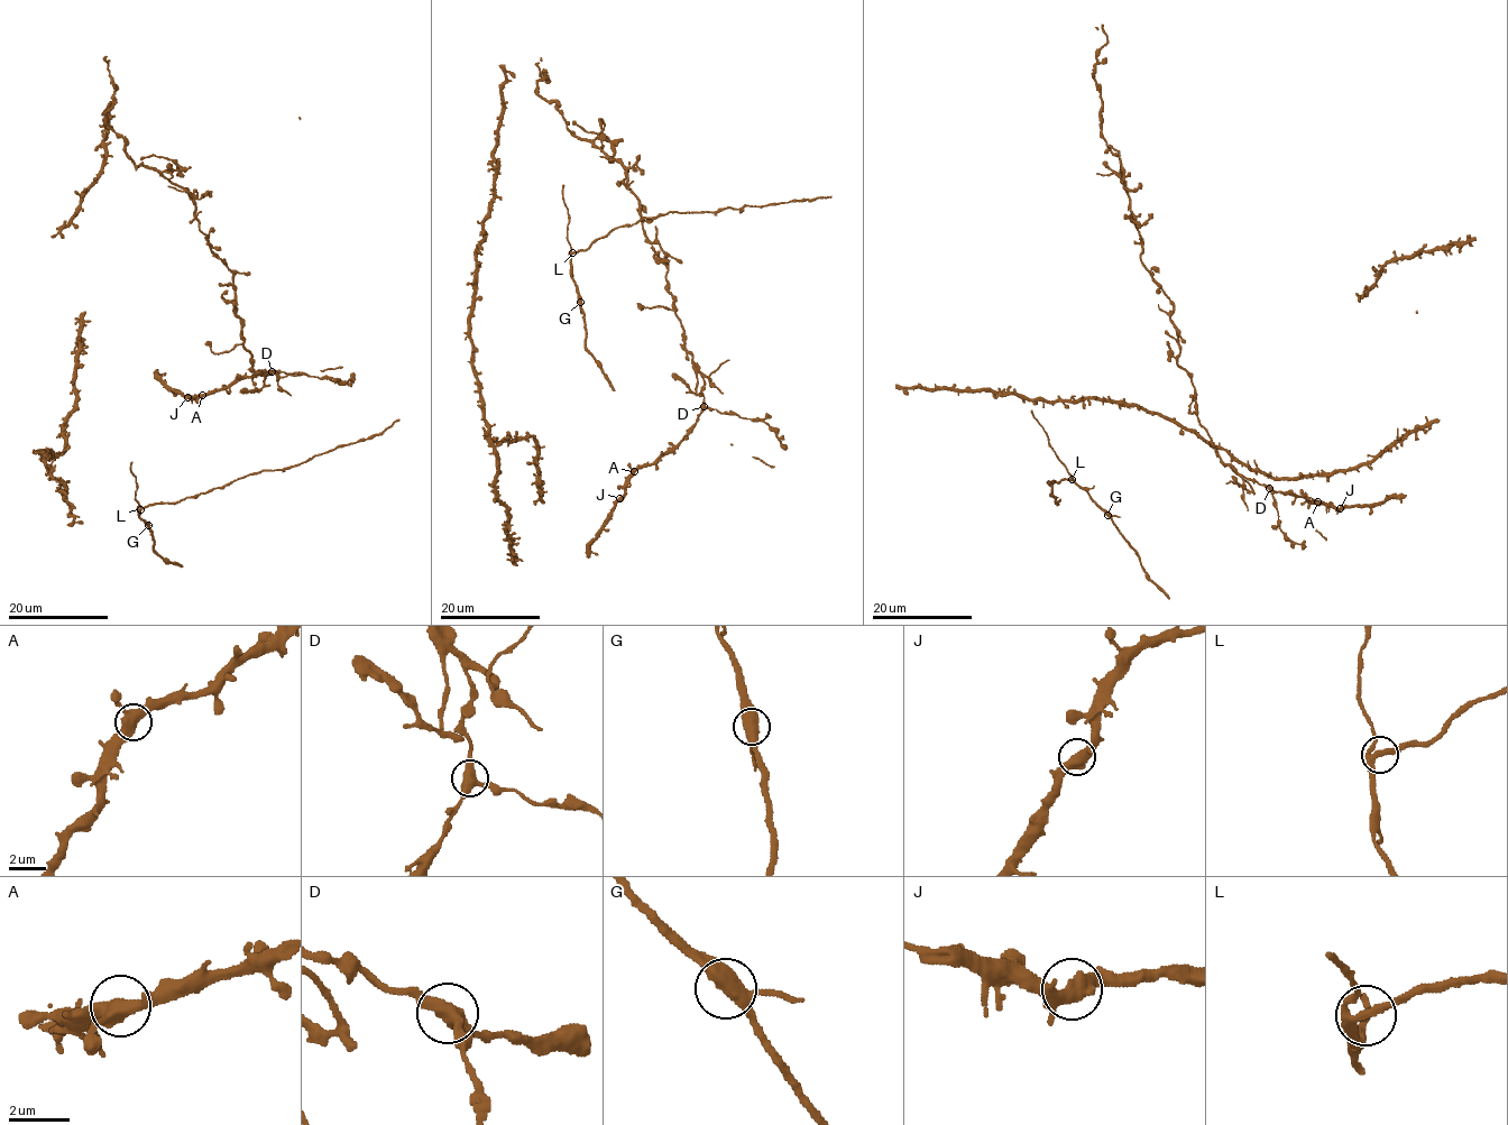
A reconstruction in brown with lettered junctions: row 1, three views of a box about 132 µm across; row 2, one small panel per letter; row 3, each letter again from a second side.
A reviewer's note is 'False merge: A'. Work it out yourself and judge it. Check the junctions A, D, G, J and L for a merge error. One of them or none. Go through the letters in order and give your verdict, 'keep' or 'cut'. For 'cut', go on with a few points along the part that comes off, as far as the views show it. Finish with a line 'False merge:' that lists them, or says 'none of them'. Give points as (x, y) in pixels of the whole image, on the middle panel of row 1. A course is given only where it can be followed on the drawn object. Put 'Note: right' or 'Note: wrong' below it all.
A: keep
D: cut; foreign part runs (704, 406), (664, 252), (642, 229), (626, 171), (578, 139), (558, 103), (538, 93), (541, 57)
G: keep
J: keep
L: keep
False merge: D
Note: wrong

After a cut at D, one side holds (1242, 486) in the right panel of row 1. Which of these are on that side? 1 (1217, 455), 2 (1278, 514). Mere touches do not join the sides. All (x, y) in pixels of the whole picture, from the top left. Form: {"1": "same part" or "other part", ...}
{"1": "same part", "2": "same part"}

